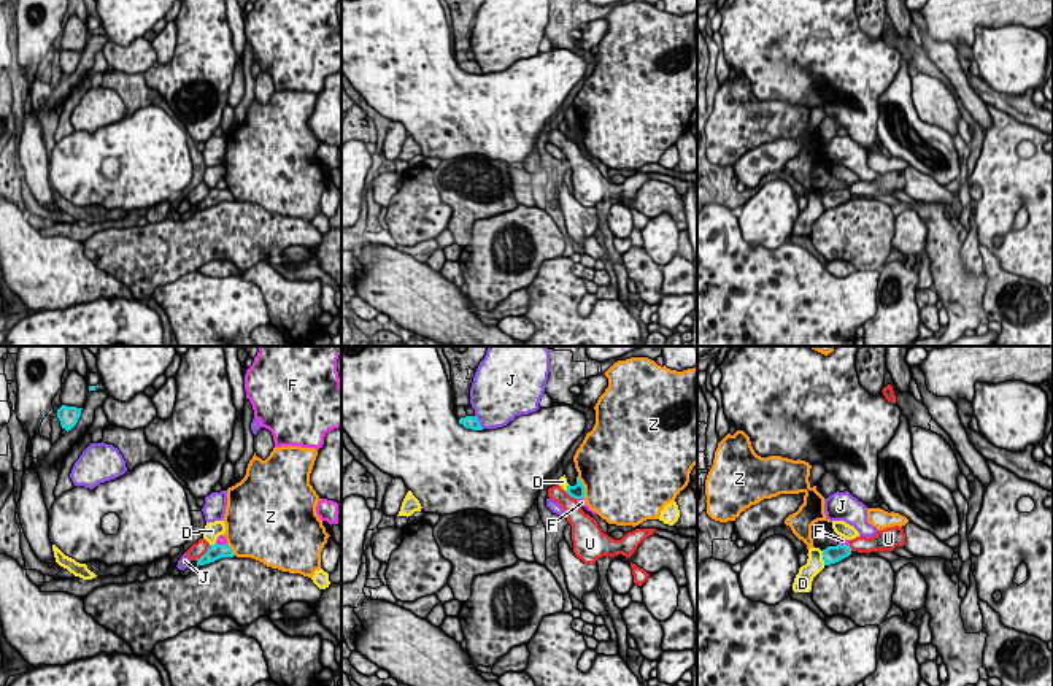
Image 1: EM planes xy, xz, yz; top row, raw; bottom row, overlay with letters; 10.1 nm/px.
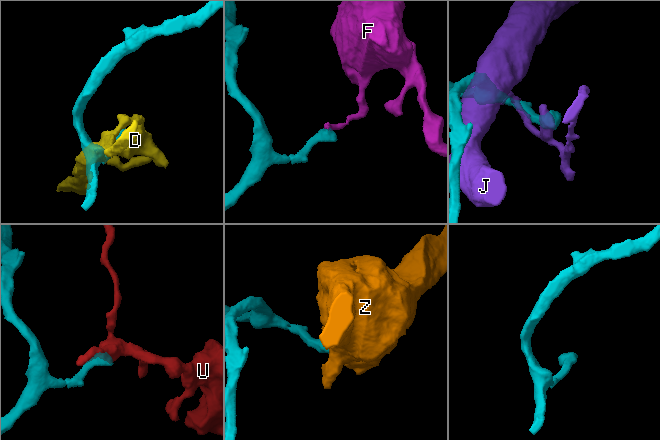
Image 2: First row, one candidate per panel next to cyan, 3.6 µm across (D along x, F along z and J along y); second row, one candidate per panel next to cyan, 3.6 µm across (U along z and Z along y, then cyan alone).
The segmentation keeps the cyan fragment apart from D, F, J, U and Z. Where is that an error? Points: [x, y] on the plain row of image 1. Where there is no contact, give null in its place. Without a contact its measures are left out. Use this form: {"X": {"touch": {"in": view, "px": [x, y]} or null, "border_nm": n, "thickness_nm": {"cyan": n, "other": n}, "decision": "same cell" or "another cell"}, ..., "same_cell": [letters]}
{"D": {"touch": {"in": "yz", "px": [823, 202]}, "border_nm": 150, "thickness_nm": {"cyan": 180, "other": 180}, "decision": "another cell"}, "F": {"touch": {"in": "xy", "px": [221, 189]}, "border_nm": 120, "thickness_nm": {"cyan": 160, "other": 100}, "decision": "another cell"}, "J": {"touch": {"in": "xz", "px": [478, 65]}, "border_nm": 170, "thickness_nm": {"cyan": 130, "other": 460}, "decision": "another cell"}, "U": {"touch": {"in": "xy", "px": [205, 197]}, "border_nm": 220, "thickness_nm": {"cyan": 160, "other": 160}, "decision": "another cell"}, "Z": {"touch": {"in": "xz", "px": [583, 132]}, "border_nm": 240, "thickness_nm": {"cyan": 140, "other": 480}, "decision": "another cell"}, "same_cell": []}

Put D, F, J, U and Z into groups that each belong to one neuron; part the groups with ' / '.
D / F / J / U / Z

